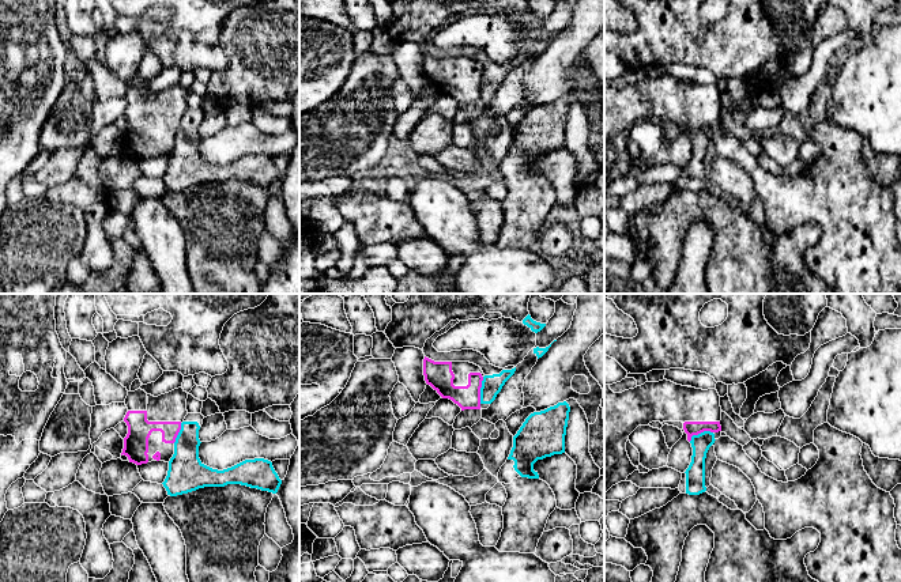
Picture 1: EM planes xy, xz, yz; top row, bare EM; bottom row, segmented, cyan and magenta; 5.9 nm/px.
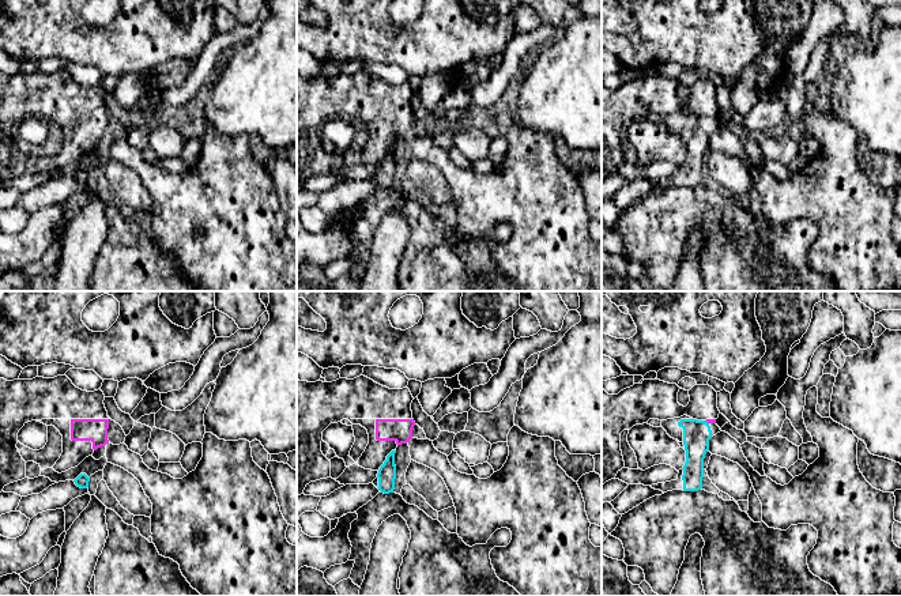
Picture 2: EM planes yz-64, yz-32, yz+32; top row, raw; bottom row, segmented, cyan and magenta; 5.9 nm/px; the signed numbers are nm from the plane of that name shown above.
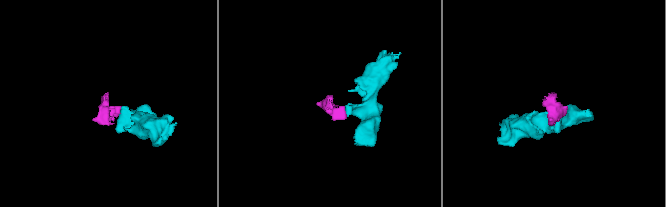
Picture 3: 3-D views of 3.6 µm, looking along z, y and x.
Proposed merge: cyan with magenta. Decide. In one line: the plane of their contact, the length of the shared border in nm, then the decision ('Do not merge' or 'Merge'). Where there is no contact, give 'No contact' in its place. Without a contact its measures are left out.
Touches cyan in xz. Shared border 160 nm. Do not merge

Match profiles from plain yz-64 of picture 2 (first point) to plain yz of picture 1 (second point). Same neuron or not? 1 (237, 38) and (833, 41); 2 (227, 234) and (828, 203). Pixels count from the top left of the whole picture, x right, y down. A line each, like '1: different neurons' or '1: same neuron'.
1: same neuron
2: same neuron

